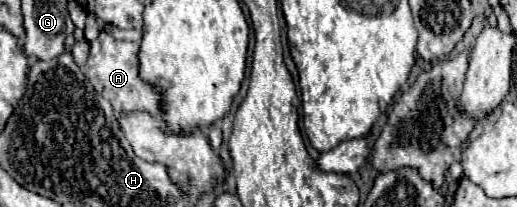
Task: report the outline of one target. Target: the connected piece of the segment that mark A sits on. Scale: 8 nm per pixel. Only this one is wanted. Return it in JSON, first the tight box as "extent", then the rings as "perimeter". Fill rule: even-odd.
{"extent":[81,32,165,116],"perimeter":[[[101,32],[91,42],[89,58],[87,58],[87,64],[81,68],[81,72],[93,84],[93,88],[111,102],[111,106],[117,114],[121,114],[121,112],[125,112],[125,114],[149,112],[153,116],[163,114],[163,102],[165,102],[163,88],[149,84],[149,82],[141,80],[141,76],[139,76],[139,44],[137,42],[113,40],[111,34]]]}

